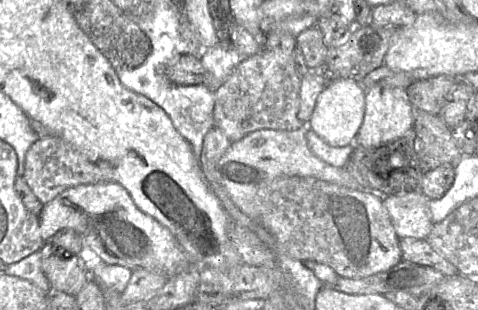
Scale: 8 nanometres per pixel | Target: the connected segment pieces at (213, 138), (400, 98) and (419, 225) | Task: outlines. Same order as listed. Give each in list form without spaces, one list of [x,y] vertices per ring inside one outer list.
[[[213,126],[204,137],[199,164],[208,183],[218,182],[218,173],[215,166],[230,143],[224,132],[216,126]]]
[[[380,83],[372,85],[365,92],[365,112],[354,140],[355,146],[377,147],[403,137],[412,130],[413,109],[406,89],[389,87]]]
[[[420,190],[383,196],[383,203],[399,238],[427,239],[434,226],[428,200]]]

